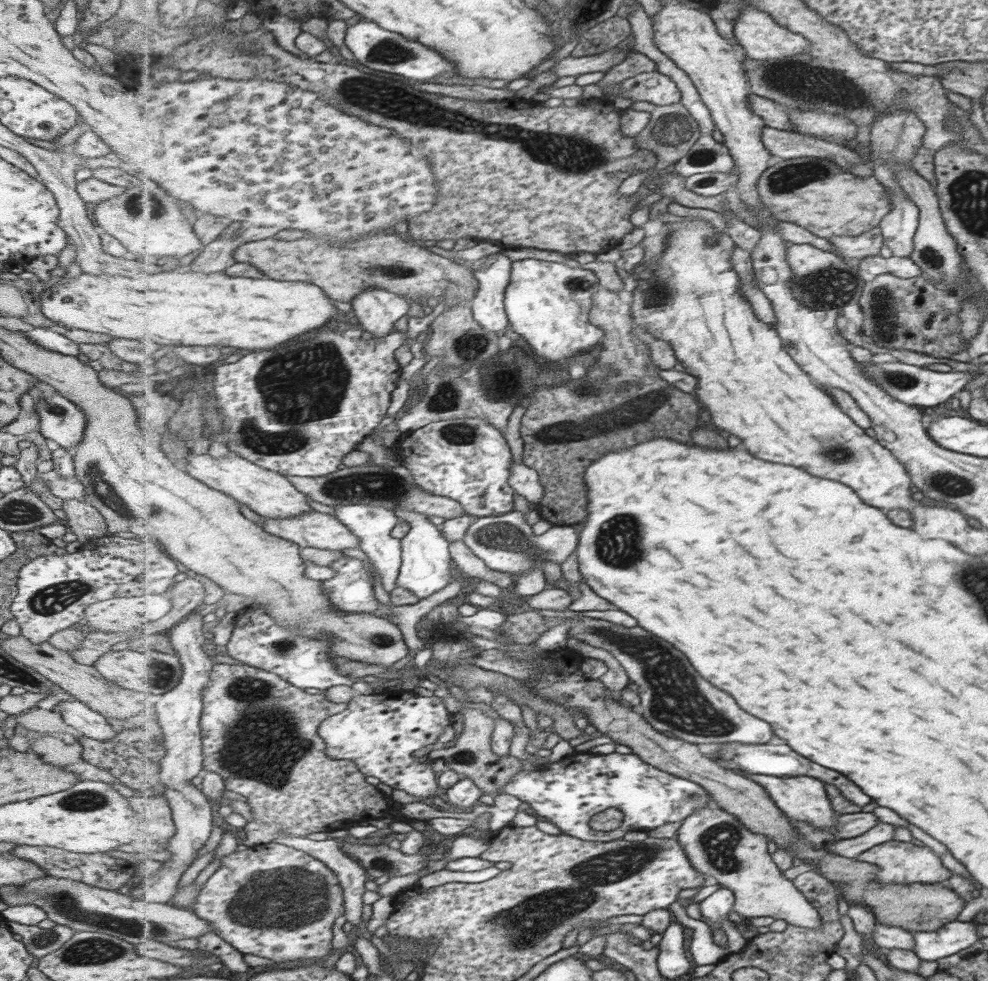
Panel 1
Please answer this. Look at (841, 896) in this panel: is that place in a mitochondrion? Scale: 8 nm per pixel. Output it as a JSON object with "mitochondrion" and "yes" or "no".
{"mitochondrion":"no"}

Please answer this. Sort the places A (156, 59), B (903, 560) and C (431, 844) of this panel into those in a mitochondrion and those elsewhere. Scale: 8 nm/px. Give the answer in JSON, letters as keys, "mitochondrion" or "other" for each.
{"A":"other","B":"other","C":"other"}

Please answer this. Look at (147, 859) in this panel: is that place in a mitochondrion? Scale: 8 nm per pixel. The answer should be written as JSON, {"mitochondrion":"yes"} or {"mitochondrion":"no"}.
{"mitochondrion":"no"}

